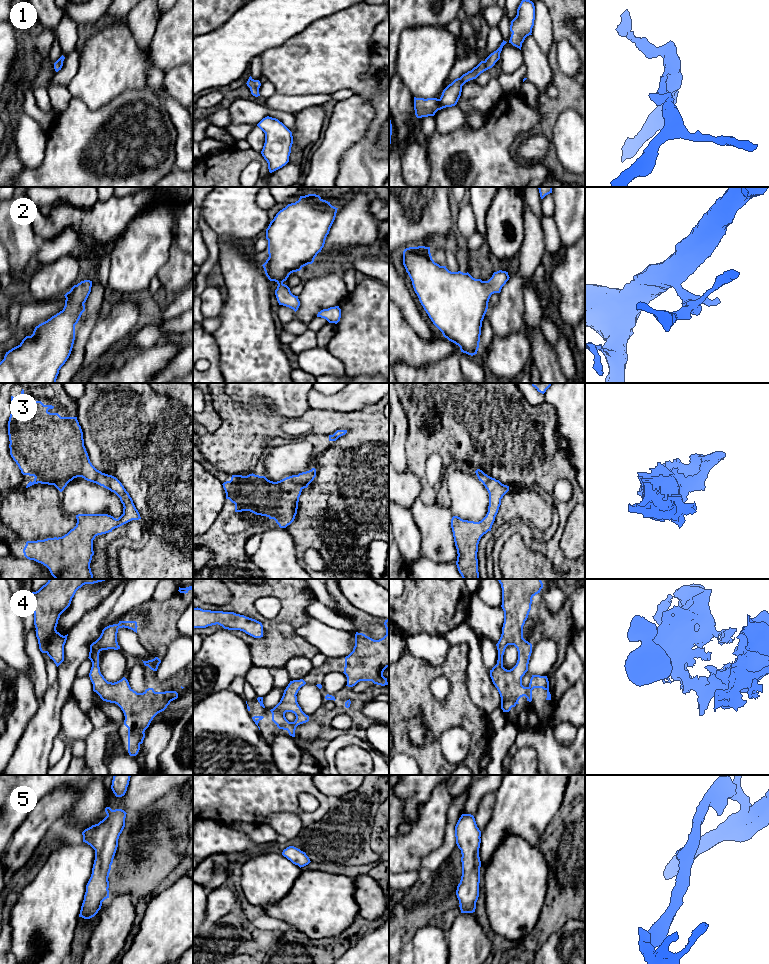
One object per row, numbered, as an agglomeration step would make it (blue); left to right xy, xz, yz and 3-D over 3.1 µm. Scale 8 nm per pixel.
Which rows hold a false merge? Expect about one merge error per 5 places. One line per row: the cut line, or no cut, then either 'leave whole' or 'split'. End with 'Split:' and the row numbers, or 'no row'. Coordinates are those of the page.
1: no cut | leave whole
2: no cut | leave whole
3: no cut | leave whole
4: no cut | leave whole
5: no cut | leave whole
Split: no row

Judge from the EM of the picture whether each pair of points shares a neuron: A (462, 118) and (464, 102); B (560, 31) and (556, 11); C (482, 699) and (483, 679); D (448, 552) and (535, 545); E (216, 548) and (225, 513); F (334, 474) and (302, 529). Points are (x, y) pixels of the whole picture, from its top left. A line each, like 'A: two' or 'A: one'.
A: two
B: one
C: one
D: two
E: one
F: one

